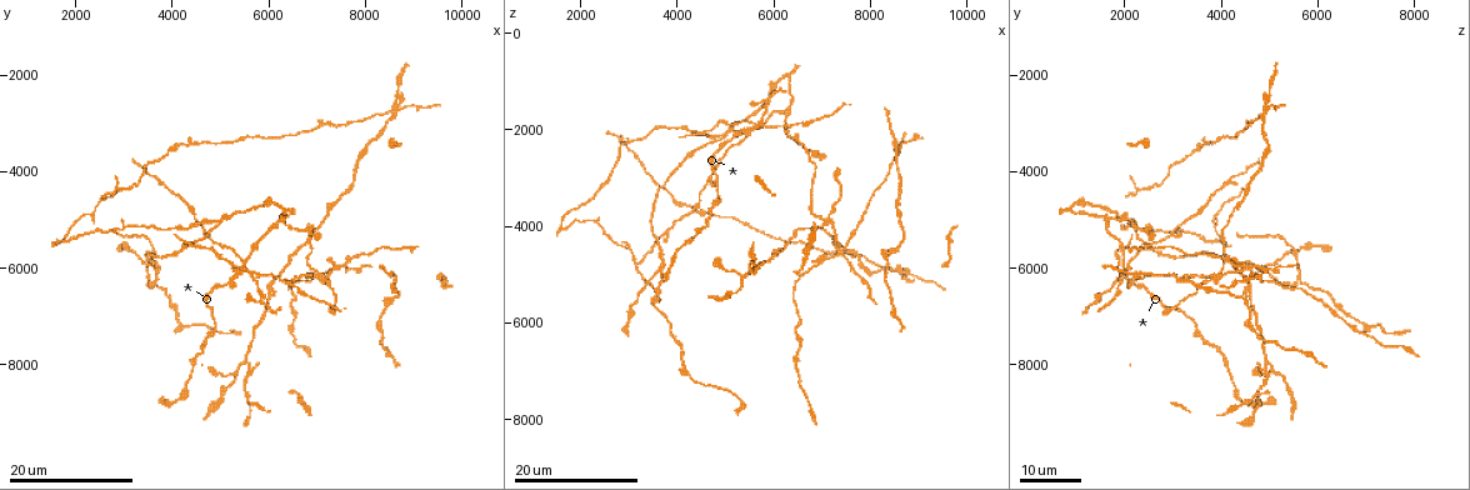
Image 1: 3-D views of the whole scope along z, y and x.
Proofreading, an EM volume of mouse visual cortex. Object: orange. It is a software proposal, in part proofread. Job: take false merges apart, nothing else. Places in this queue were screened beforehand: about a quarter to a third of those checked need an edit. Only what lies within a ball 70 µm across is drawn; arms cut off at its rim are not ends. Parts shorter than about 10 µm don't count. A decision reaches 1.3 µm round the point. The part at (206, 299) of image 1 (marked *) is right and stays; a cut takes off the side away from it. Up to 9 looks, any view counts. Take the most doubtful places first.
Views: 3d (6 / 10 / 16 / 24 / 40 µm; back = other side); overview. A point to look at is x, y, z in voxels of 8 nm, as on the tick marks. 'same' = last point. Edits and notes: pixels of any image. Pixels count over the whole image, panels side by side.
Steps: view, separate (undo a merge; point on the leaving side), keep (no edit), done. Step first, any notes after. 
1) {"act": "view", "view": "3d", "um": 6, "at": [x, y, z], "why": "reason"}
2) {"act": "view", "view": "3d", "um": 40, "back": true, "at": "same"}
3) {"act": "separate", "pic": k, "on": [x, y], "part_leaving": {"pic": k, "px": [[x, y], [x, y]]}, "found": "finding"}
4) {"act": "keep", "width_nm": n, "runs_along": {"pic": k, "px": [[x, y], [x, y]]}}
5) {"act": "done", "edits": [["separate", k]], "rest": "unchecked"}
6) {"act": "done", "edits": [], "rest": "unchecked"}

{"act": "view", "view": "3d", "um": 16, "at": [6850, 5450, 4000]}

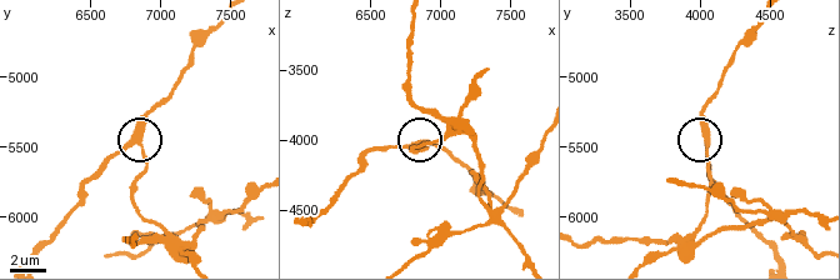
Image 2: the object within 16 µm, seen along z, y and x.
{"act": "view", "view": "3d", "um": 10, "at": [6780, 5460, 4060]}

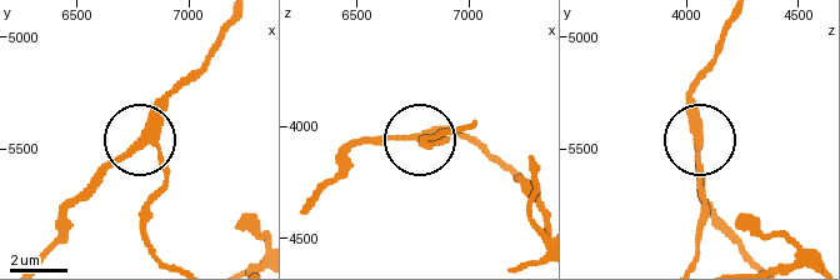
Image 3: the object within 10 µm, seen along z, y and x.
{"act": "keep", "arms": 3, "runs_along": {"pic": 3, "px": [[451, 129], [423, 143], [445, 143], [368, 135]]}, "found": "continuous, no second neuron"}

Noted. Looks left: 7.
{"act": "view", "view": "3d", "um": 16, "at": [3500, 6250, 5650], "why": "small branch off a trunk"}

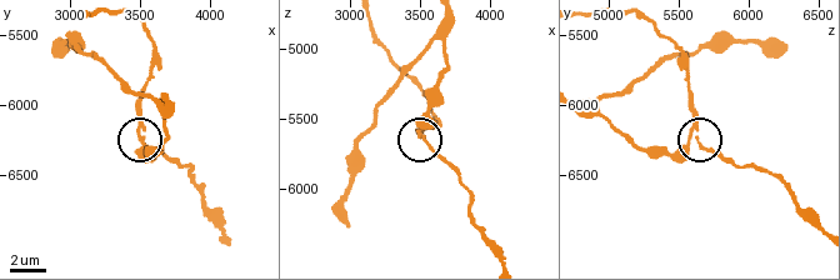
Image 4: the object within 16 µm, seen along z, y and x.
{"act": "view", "view": "3d", "um": 10, "at": [3520, 6220, 5640]}

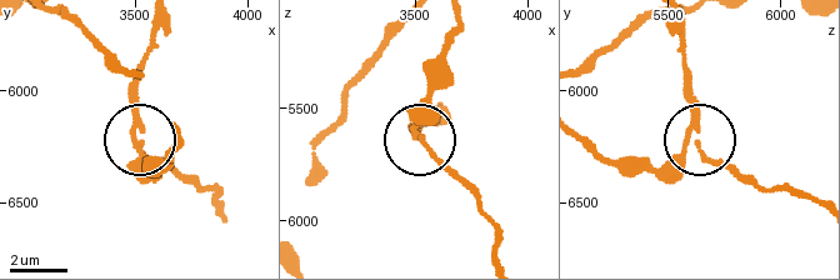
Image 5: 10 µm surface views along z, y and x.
{"act": "keep", "arms": 3, "found": "all the same neuron"}

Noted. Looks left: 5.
{"act": "view", "view": "3d", "um": 24, "at": [4950, 5100, 2150], "why": "two arms in line, one across"}

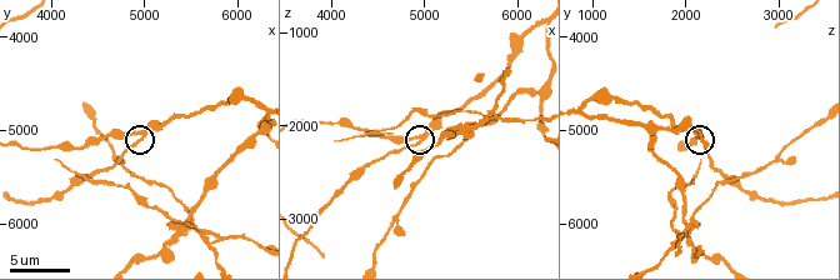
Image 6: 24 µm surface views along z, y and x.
{"act": "view", "view": "3d", "um": 10, "at": [4950, 5050, 2100]}

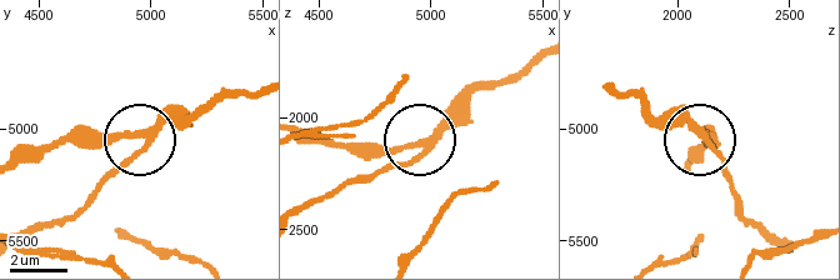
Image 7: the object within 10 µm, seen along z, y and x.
{"act": "keep", "width_nm": 230, "runs_along": {"pic": 7, "px": [[539, 54], [481, 88], [418, 140], [334, 144]]}, "found": "all the same neuron"}

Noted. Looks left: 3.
{"act": "view", "view": "3d", "um": 16, "at": [3650, 5950, 4950], "why": "a fork"}

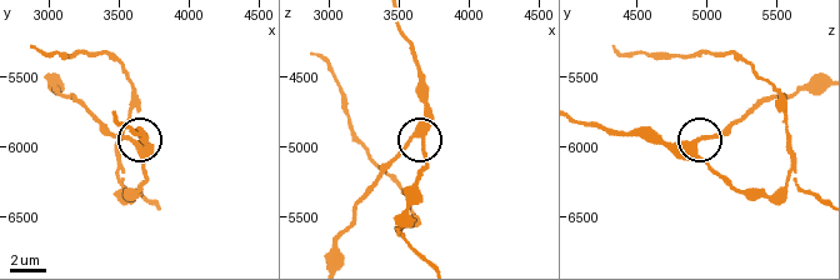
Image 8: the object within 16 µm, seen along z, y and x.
{"act": "view", "view": "3d", "um": 6, "at": [3620, 6000, 4920]}

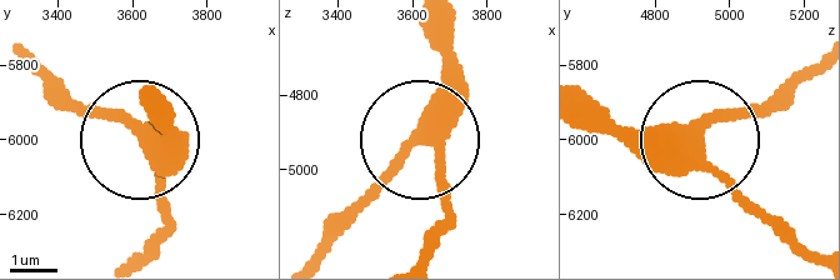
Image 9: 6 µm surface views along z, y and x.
{"act": "keep", "side_arm_um": 14, "arms": 3, "found": "all the same neuron"}

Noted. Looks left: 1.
{"act": "done", "edits": [], "rest": "unchecked"}

